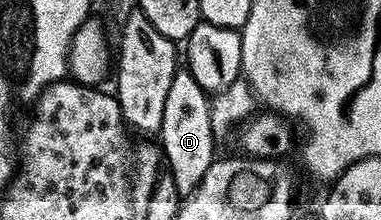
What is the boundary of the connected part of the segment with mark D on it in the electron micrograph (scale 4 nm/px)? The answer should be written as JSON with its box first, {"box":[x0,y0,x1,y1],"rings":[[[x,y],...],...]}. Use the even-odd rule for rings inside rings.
{"box":[156,68,216,196],"rings":[[[180,68],[172,76],[172,88],[168,88],[168,100],[164,100],[164,120],[156,135],[168,173],[172,176],[179,195],[185,196],[204,180],[204,172],[216,161],[210,111],[211,95],[196,84],[192,72]]]}

